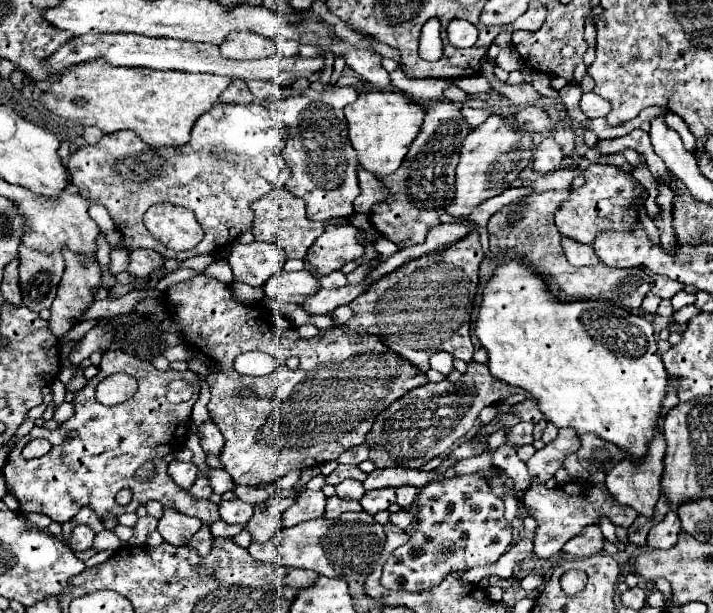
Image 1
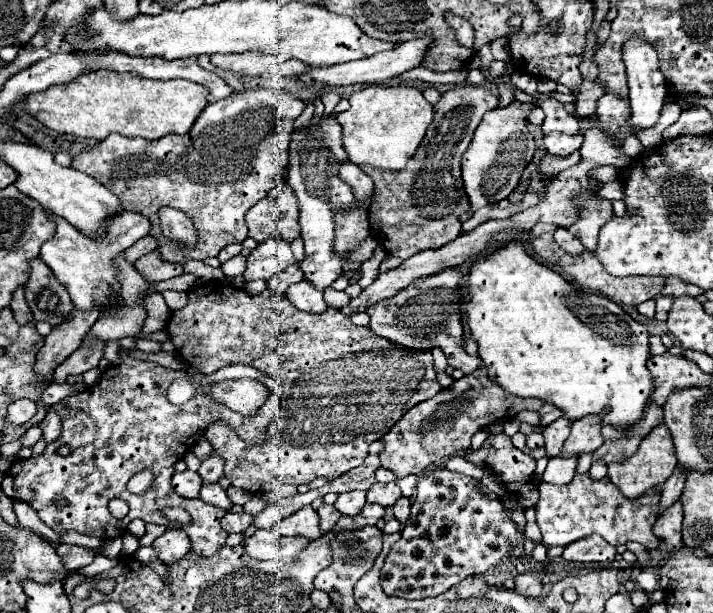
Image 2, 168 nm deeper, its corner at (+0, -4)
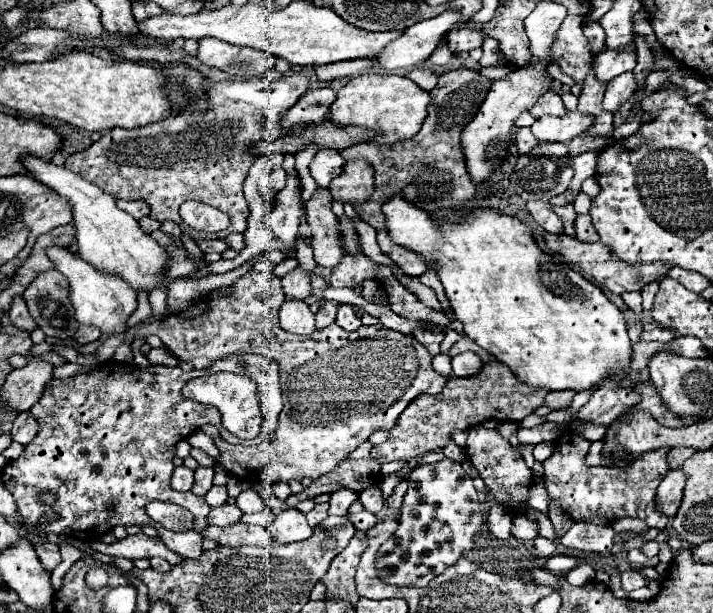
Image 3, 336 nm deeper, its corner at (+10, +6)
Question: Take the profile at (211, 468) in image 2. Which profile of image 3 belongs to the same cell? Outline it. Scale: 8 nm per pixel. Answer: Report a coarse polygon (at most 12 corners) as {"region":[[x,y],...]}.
{"region":[[199,466],[191,492],[205,496],[213,486],[213,468]]}

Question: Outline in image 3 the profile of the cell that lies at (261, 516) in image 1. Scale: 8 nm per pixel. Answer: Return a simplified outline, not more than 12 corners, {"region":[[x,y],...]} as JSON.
{"region":[[363,442],[337,470],[317,478],[285,504],[331,494],[341,486],[361,492],[381,472]]}

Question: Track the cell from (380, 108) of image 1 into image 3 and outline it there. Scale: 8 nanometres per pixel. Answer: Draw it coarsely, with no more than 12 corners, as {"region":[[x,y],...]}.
{"region":[[397,74],[349,80],[331,106],[335,126],[409,140],[429,92]]}

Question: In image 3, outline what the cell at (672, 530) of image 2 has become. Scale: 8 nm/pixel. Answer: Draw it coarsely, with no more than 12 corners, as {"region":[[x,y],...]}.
{"region":[[669,470],[657,488],[657,512],[673,518],[685,474]]}

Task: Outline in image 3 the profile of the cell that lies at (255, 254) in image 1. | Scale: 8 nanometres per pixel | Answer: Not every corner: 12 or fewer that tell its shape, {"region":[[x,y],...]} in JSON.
{"region":[[287,178],[267,214],[275,238],[295,248],[301,184]]}

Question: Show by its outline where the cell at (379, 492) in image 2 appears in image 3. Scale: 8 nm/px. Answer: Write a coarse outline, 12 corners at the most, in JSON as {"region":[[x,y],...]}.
{"region":[[371,484],[359,494],[365,510],[377,514],[383,508],[381,488]]}

